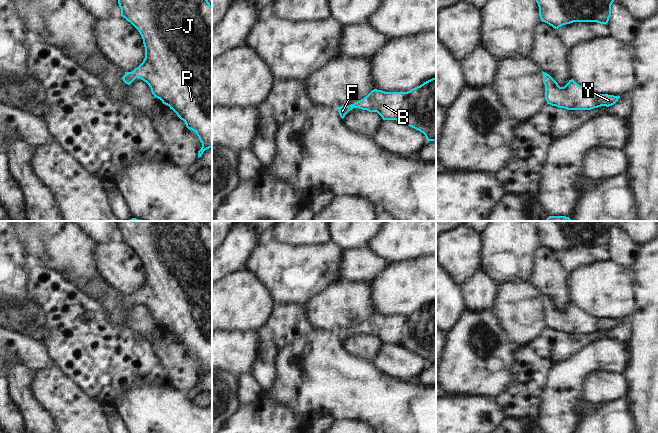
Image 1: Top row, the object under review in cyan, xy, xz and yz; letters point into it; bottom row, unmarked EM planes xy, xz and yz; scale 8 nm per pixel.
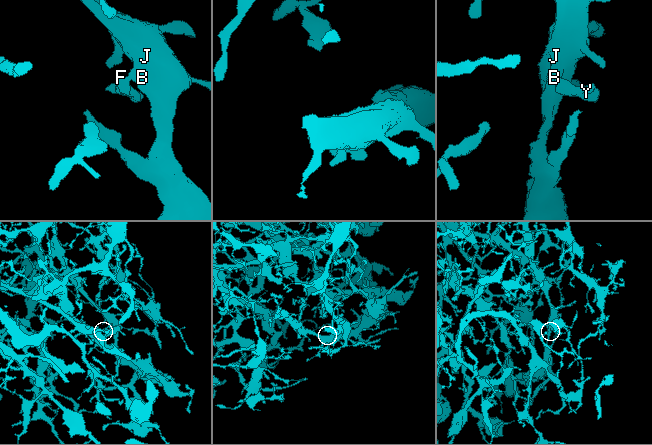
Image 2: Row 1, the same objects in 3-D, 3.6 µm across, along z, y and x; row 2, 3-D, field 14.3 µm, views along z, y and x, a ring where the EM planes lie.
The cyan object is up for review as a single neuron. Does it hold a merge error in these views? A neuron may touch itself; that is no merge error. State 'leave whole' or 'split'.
leave whole

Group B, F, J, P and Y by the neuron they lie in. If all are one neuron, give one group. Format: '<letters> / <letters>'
B F J P Y

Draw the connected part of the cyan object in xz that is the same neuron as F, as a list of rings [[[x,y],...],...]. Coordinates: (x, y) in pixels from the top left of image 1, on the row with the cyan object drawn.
[[[436,78],[407,92],[374,89],[349,106],[338,107],[340,117],[353,108],[377,112],[383,120],[396,120],[423,133],[427,141],[436,141]]]

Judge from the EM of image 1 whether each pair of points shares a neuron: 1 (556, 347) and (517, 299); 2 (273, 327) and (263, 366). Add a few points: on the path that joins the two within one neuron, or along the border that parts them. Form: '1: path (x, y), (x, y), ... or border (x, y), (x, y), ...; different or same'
1: border (546, 327), (524, 345); different
2: path (273, 337), (270, 340), (266, 356); same

